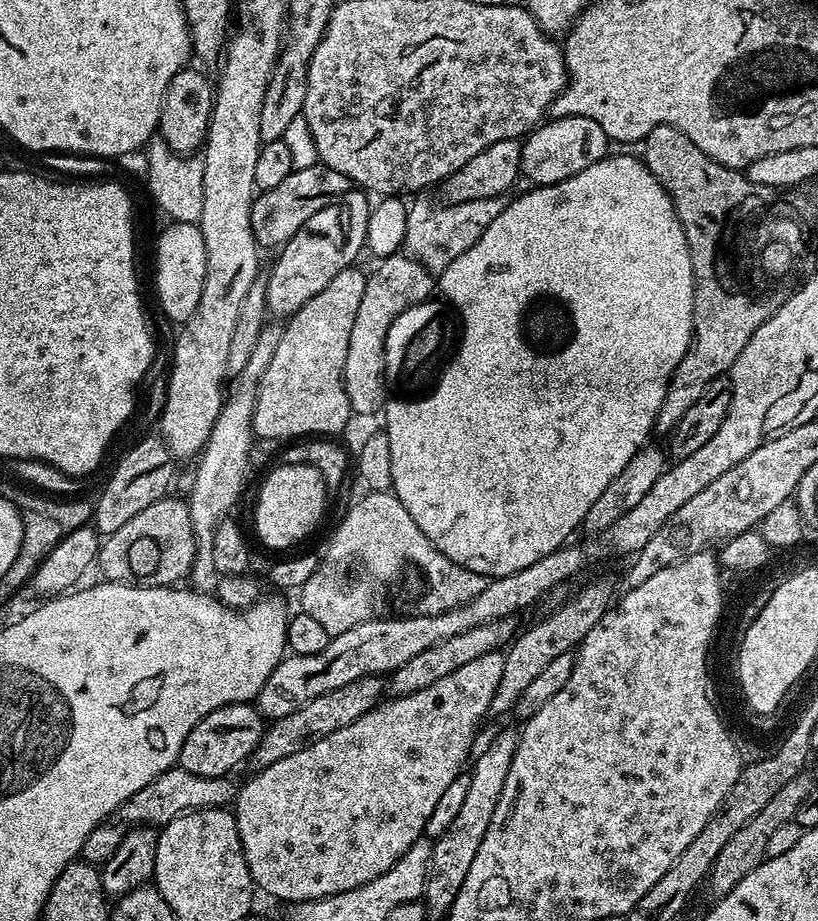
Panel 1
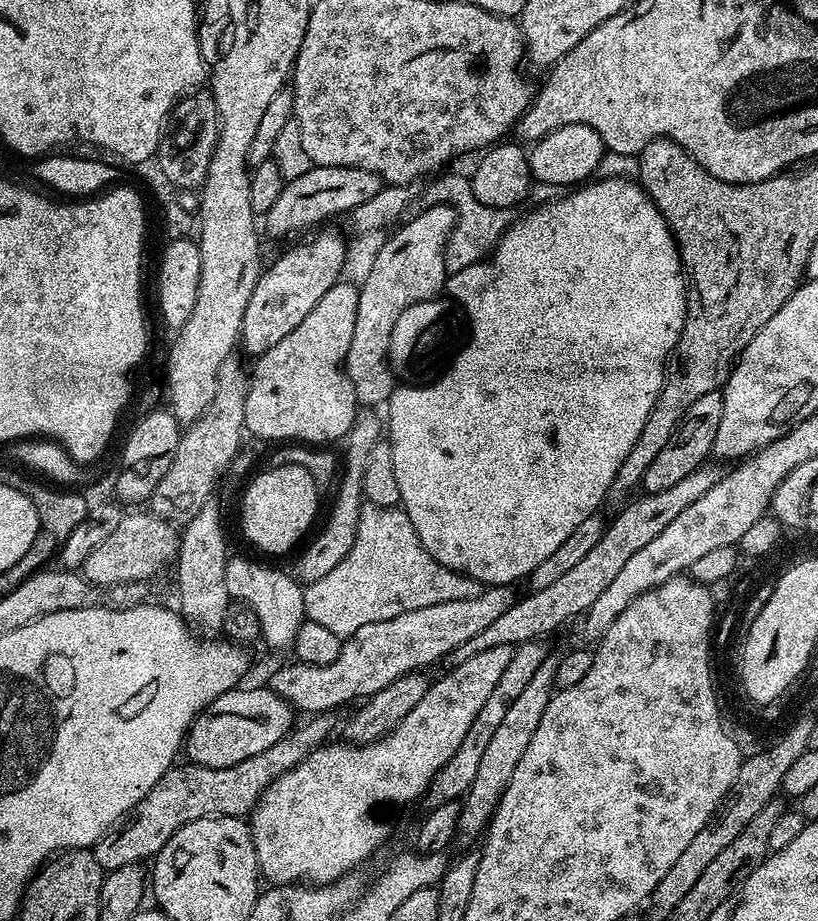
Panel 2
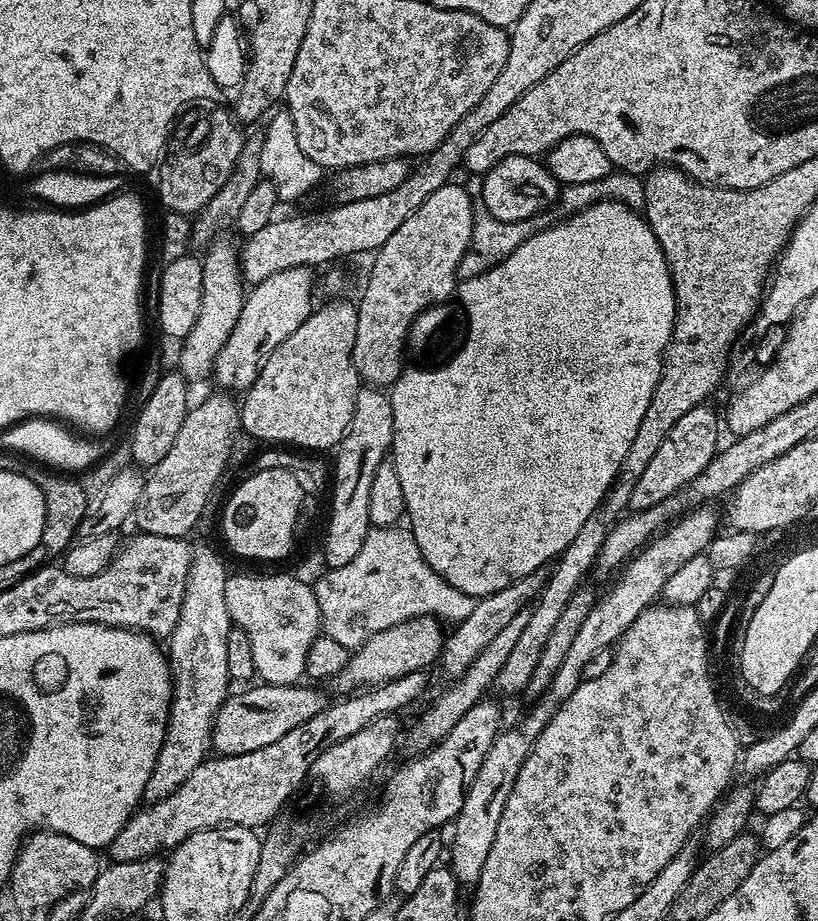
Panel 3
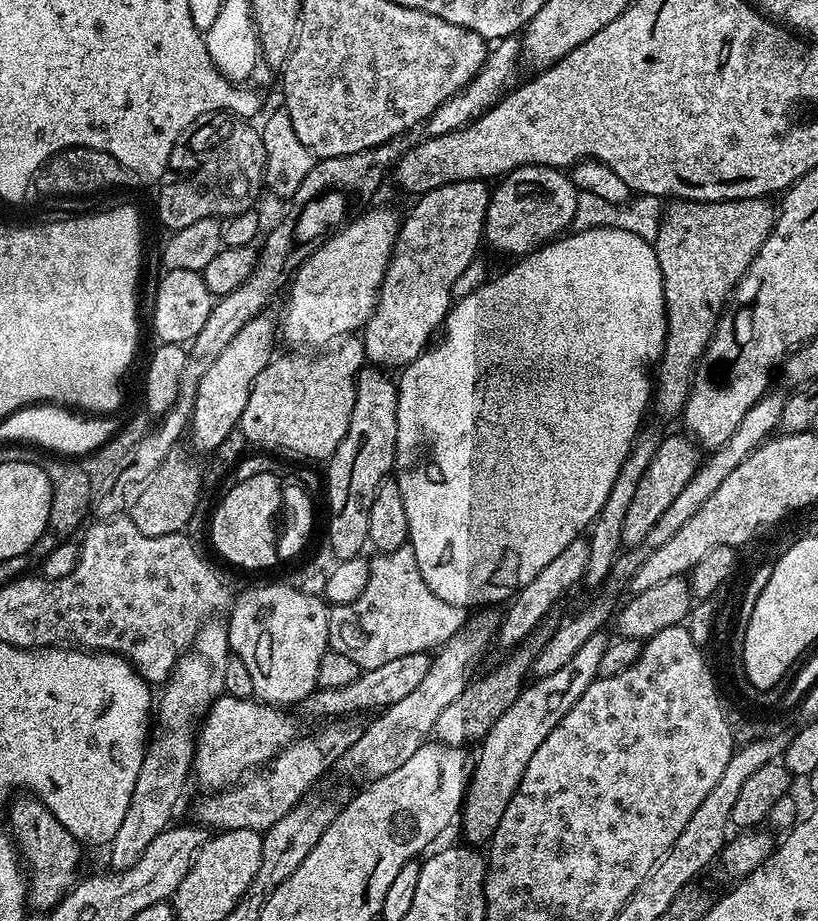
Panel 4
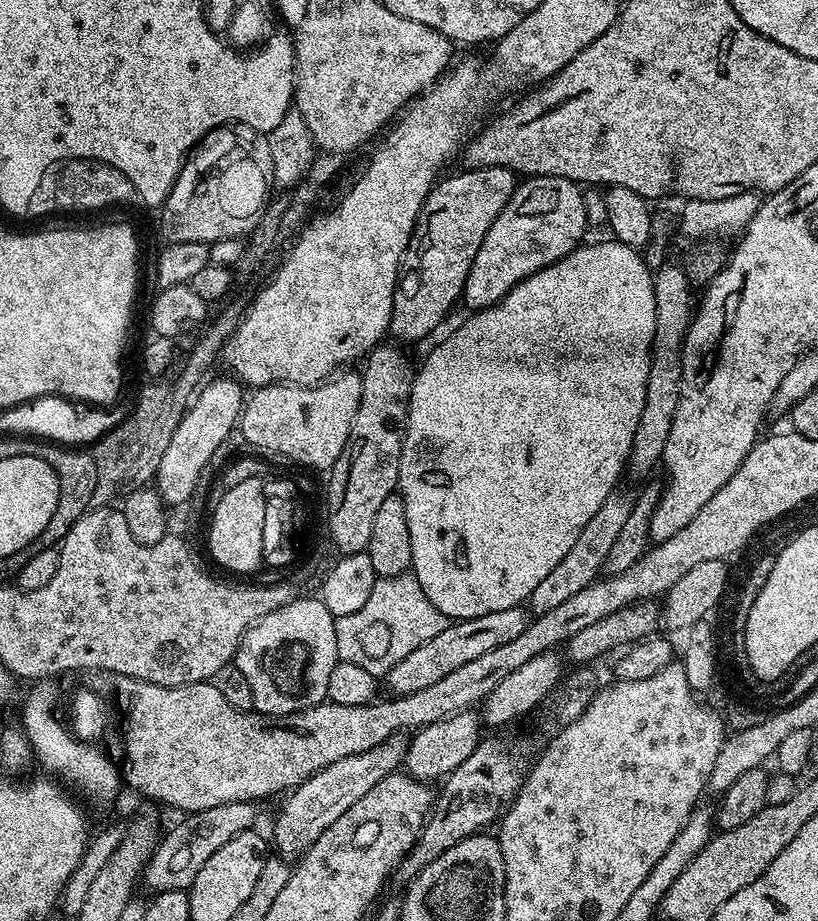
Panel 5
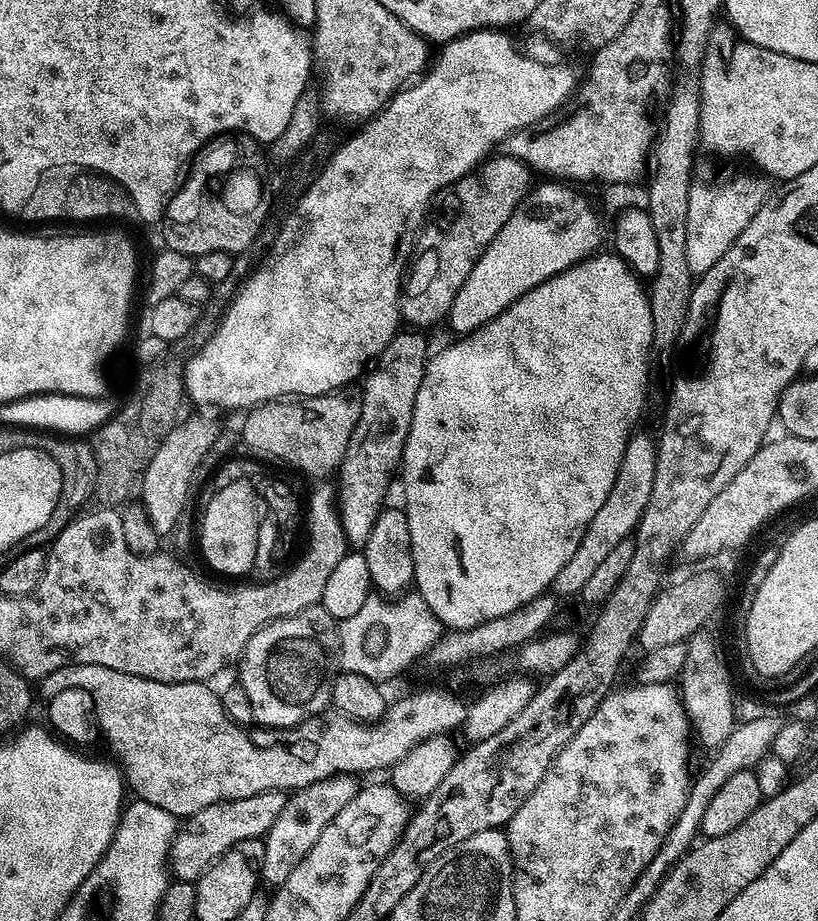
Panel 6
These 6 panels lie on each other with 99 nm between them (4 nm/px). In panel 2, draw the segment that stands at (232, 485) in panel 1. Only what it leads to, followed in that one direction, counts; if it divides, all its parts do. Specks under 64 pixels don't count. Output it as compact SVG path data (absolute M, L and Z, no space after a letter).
M210 502L202 506L202 510L198 510L198 514L194 514L194 518L183 525L179 533L179 552L174 561L176 592L180 595L178 611L197 629L222 629L222 618L230 603L226 590L226 562L229 558L228 540L224 537L220 512L215 508L215 503Z

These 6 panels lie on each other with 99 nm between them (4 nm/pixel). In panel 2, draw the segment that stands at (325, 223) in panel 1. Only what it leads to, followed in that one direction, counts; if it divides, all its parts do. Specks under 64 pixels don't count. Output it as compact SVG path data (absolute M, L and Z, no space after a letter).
M319 232L315 233L317 236L309 244L296 244L293 248L286 249L269 268L267 265L261 271L258 282L254 286L254 294L250 294L250 303L246 305L246 315L242 318L240 327L239 347L245 348L252 358L259 358L263 352L270 350L270 346L278 346L278 342L282 342L282 338L286 338L286 334L290 334L290 330L294 330L294 326L298 326L302 318L306 318L306 314L310 314L310 310L318 306L322 294L326 294L330 286L341 283L340 271L344 268L348 248L338 233Z

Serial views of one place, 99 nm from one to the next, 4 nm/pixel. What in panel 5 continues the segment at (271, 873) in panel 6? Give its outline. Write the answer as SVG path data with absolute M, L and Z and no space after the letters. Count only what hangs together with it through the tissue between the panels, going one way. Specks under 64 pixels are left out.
M404 734L386 738L386 742L362 754L350 754L346 758L340 758L338 762L330 762L330 766L318 770L297 788L291 789L283 797L284 805L276 816L276 829L272 832L273 837L271 836L275 851L283 859L295 861L315 842L318 834L326 830L326 826L333 824L337 818L342 818L342 814L346 814L346 810L350 810L350 806L354 806L358 798L365 796L371 788L378 786L378 782L382 782L382 778L386 778L403 765L404 756L408 752L408 741L409 737Z

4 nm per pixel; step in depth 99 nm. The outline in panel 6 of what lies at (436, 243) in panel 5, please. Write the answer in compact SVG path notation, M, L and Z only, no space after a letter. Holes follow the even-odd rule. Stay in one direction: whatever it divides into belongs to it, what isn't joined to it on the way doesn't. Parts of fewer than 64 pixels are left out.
M493 155L479 168L458 178L445 188L434 201L440 220L427 225L418 237L418 251L402 284L400 315L409 325L436 324L447 317L450 306L462 290L462 282L474 270L478 258L494 234L506 226L510 214L528 197L534 187L534 172L517 156ZM432 224L432 225L431 225ZM420 252L420 253L419 253Z

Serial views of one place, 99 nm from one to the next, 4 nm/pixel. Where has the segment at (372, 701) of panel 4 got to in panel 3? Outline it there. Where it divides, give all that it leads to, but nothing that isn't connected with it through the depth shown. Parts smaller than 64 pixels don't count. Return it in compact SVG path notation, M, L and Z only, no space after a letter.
M260 682L245 688L248 688L245 692L233 691L229 695L212 723L211 747L219 755L233 756L246 754L250 750L262 750L262 746L270 746L270 742L278 742L282 734L290 734L290 730L302 726L302 722L310 722L314 714L322 714L330 702L330 696L320 689L323 687L311 686L306 682L297 685Z

